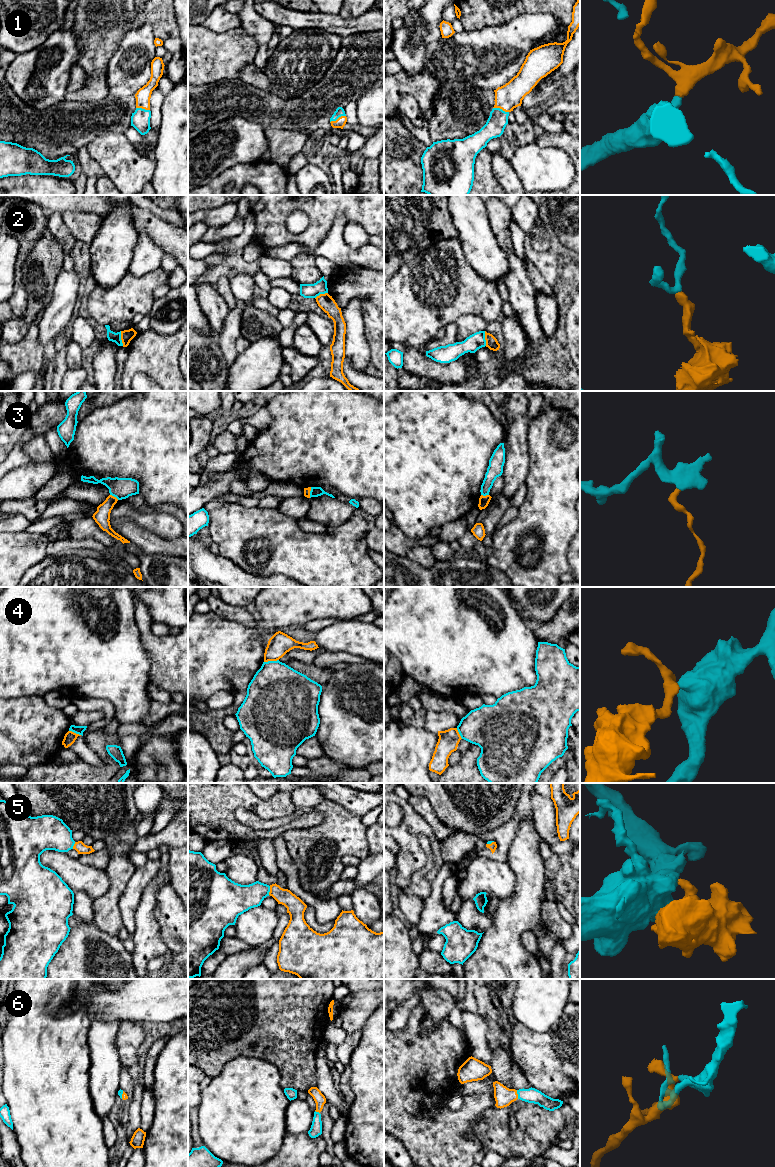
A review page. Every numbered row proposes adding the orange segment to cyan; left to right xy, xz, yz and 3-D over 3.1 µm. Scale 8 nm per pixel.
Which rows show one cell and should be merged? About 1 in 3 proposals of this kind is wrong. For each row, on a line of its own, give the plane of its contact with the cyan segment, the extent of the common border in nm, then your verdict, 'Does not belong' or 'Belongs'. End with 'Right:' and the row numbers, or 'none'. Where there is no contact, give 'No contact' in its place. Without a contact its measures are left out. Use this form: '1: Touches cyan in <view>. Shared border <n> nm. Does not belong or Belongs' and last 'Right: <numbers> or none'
1: Touches cyan in xz. Shared border 140 nm. Belongs
2: Touches cyan in xy. Shared border 120 nm. Does not belong
3: Touches cyan in xz. Shared border 90 nm. Does not belong
4: Touches cyan in xz. Shared border 120 nm. Does not belong
5: Touches cyan in xz. Shared border 70 nm. Belongs
6: Touches cyan in yz. Shared border 70 nm. Belongs
Right: 1, 5, 6

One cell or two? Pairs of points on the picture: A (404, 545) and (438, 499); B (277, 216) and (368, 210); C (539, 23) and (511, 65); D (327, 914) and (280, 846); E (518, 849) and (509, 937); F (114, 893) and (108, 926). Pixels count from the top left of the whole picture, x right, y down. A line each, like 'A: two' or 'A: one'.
A: two
B: one
C: one
D: one
E: one
F: one

